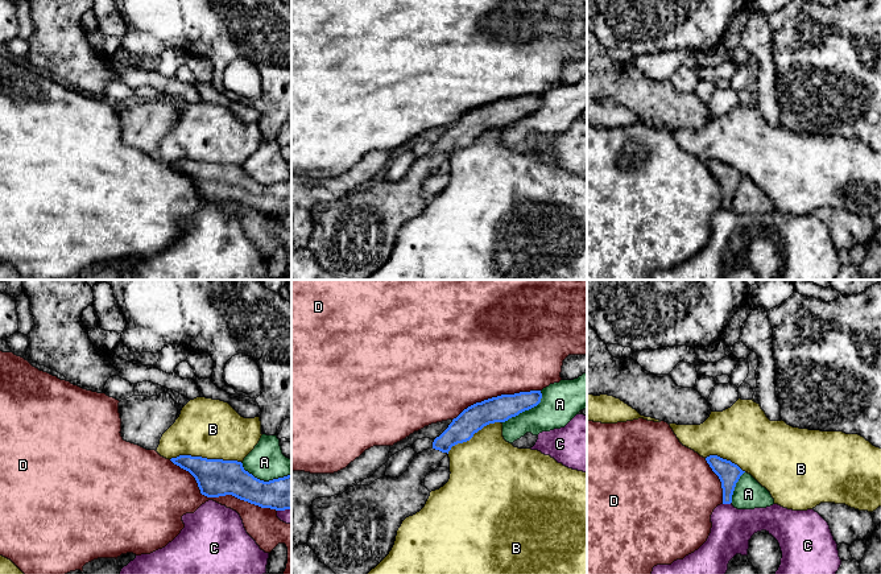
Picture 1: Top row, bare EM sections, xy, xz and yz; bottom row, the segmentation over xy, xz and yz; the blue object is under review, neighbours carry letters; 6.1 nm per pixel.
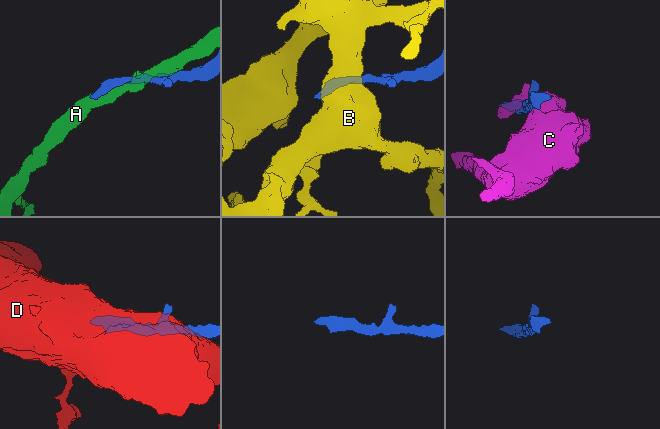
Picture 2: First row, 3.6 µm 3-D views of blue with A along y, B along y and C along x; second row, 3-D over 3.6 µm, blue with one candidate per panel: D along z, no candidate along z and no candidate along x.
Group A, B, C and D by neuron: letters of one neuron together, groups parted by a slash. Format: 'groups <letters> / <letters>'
groups A / B / C / D

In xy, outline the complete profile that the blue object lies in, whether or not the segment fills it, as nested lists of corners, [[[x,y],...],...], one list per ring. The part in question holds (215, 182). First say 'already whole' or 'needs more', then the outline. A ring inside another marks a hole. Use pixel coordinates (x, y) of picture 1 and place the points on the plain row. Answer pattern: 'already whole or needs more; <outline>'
already whole; [[[179,160],[170,165],[189,175],[200,198],[207,202],[232,199],[261,212],[291,214],[291,179],[264,186],[245,175],[237,165],[191,160]]]

